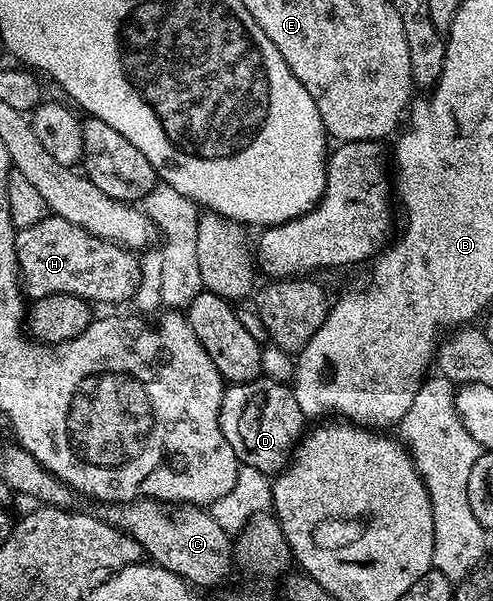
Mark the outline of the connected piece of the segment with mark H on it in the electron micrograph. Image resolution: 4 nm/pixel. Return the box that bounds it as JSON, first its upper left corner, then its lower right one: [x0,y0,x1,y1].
[17,216,140,304]

